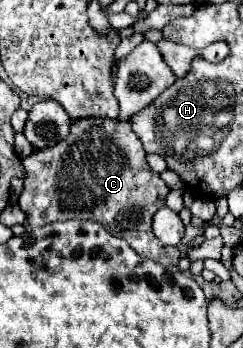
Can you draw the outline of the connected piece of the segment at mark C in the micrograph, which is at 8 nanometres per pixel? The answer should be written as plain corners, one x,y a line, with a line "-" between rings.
76,119
64,141
34,151
22,163
26,179
18,203
26,213
26,231
54,221
96,221
108,233
124,237
140,255
164,267
178,265
180,251
176,247
164,247
152,233
152,217
166,203
170,187
146,163
146,151
132,131
130,119

